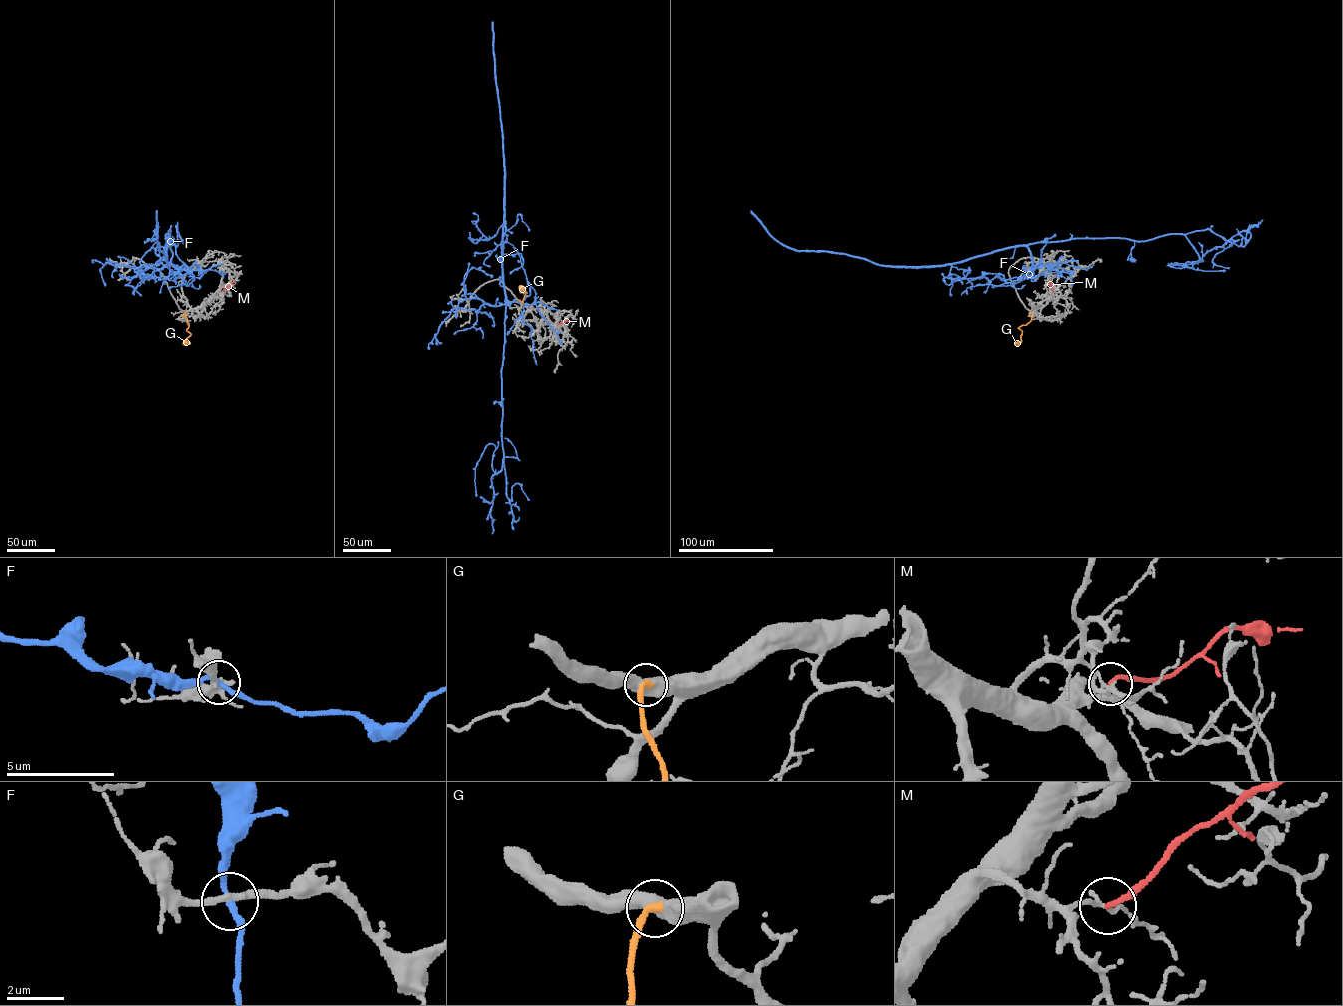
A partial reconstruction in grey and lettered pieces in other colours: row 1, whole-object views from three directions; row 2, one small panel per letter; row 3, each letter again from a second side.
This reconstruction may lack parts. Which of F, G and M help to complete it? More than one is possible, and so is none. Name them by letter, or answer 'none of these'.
G

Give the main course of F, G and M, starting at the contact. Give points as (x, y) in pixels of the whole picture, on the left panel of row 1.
F: (197, 267), (195, 262), (184, 265), (187, 270), (176, 269), (169, 246), (167, 265), (157, 244), (156, 210)
G: (185, 311), (189, 325), (186, 330), (191, 335), (184, 341), (190, 343)
M: (221, 291), (233, 281)

